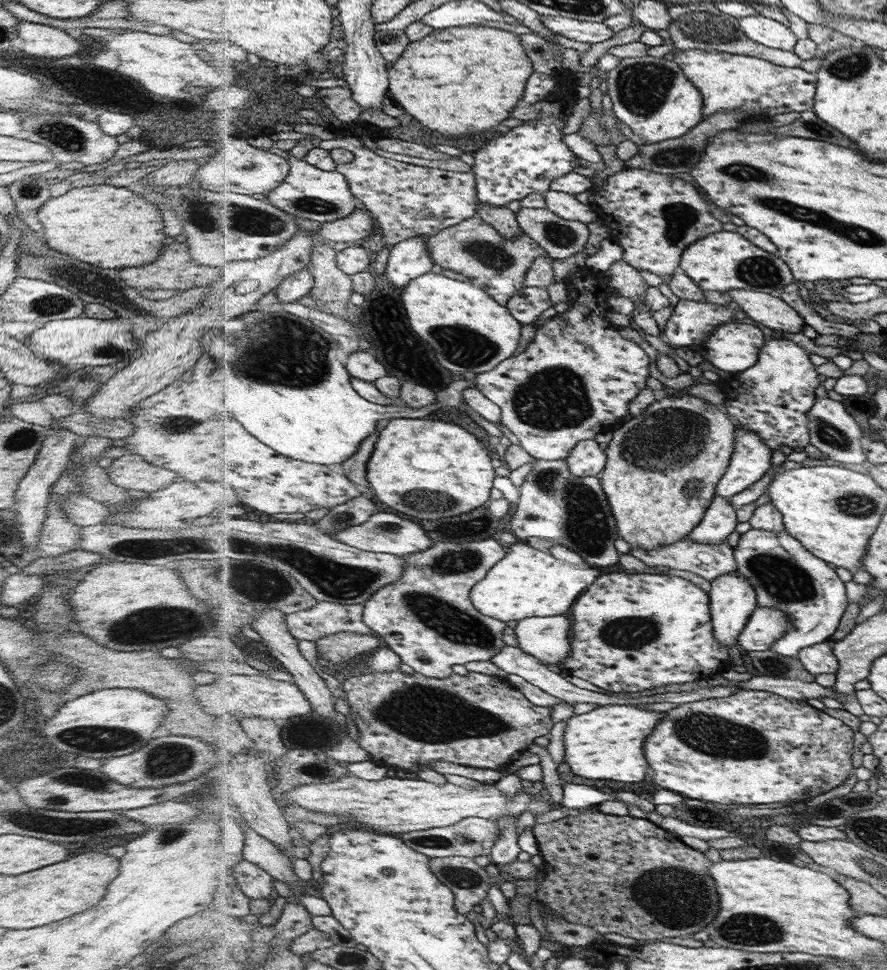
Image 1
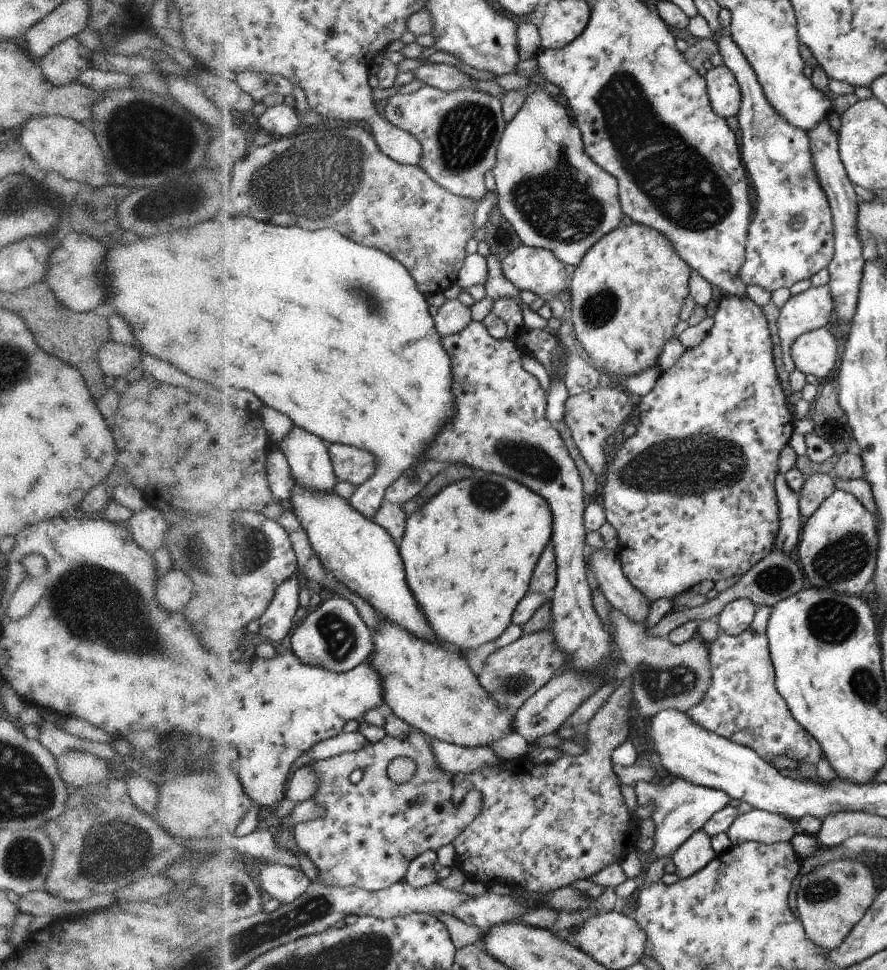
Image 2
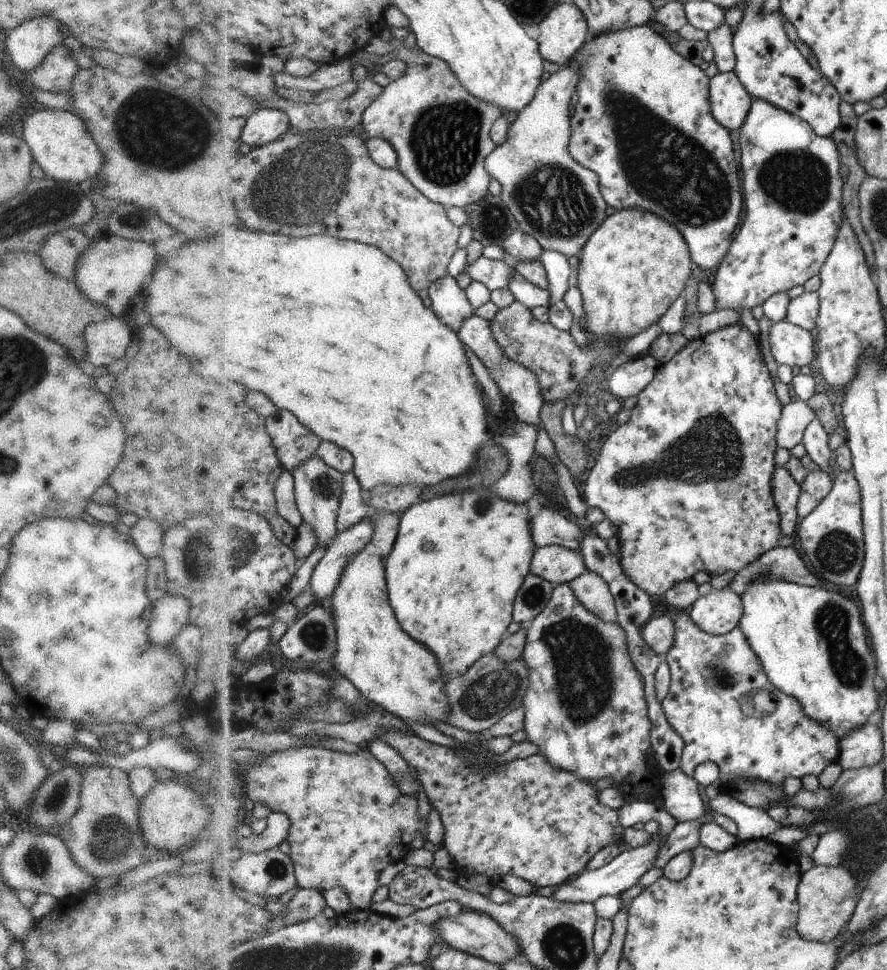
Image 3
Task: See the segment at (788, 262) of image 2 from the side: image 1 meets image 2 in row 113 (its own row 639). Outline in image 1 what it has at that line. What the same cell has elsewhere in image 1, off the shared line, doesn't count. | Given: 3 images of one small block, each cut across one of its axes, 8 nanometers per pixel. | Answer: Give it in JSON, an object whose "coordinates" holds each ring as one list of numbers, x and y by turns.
{"coordinates":[[758,605,747,626,740,632,738,643,747,651,762,652,771,649,772,643,784,637,790,627,792,622,784,612]]}

